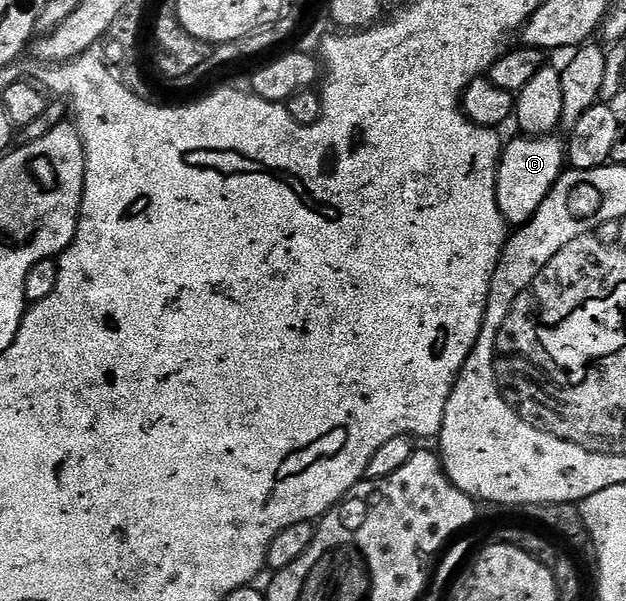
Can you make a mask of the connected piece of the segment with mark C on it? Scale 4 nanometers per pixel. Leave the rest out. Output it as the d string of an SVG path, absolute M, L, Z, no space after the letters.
M554 134L538 137L518 137L504 146L499 157L499 172L495 196L503 214L503 220L518 229L529 222L537 213L541 201L553 189L553 185L565 170L565 143Z

